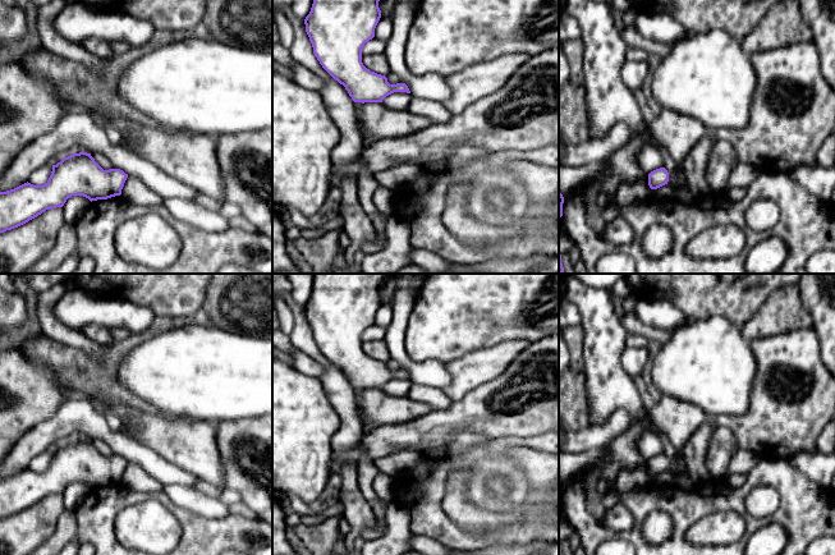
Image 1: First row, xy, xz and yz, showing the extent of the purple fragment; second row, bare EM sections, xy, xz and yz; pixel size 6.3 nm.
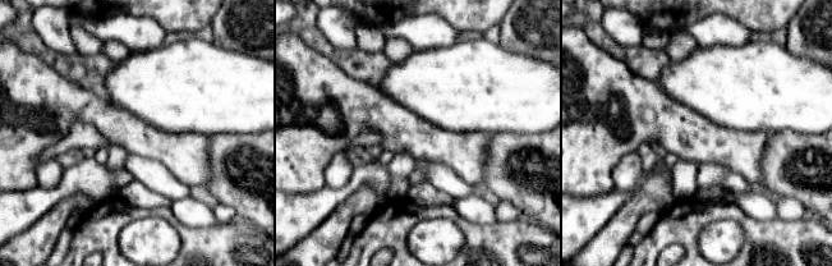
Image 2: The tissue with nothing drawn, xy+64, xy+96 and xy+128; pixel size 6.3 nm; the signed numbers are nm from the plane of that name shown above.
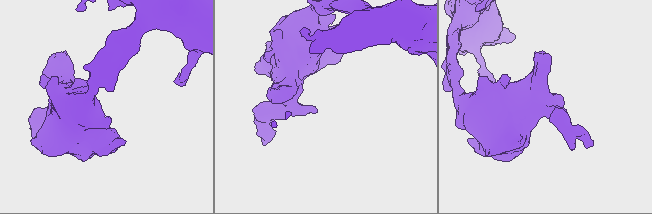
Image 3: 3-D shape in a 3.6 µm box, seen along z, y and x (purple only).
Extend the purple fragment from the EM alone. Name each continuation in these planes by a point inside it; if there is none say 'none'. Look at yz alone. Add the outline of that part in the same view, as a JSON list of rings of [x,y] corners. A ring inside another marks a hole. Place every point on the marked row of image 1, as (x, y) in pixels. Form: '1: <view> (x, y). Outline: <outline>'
1: yz (679, 178). Outline: [[[678,164],[678,175],[676,176],[674,176],[673,174],[669,173],[669,182],[667,182],[667,184],[670,182],[673,182],[674,179],[678,182],[679,189],[689,189],[688,184],[685,182],[685,176],[684,176],[683,164]]]

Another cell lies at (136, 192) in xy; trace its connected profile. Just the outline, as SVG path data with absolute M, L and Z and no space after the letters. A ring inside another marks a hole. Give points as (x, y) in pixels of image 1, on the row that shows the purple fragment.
M128 175L120 196L132 206L144 210L160 202L159 196L134 175Z

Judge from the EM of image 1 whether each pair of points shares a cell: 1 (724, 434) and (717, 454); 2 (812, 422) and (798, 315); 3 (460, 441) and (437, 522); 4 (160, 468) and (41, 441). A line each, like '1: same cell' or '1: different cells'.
1: same cell
2: different cells
3: different cells
4: same cell

